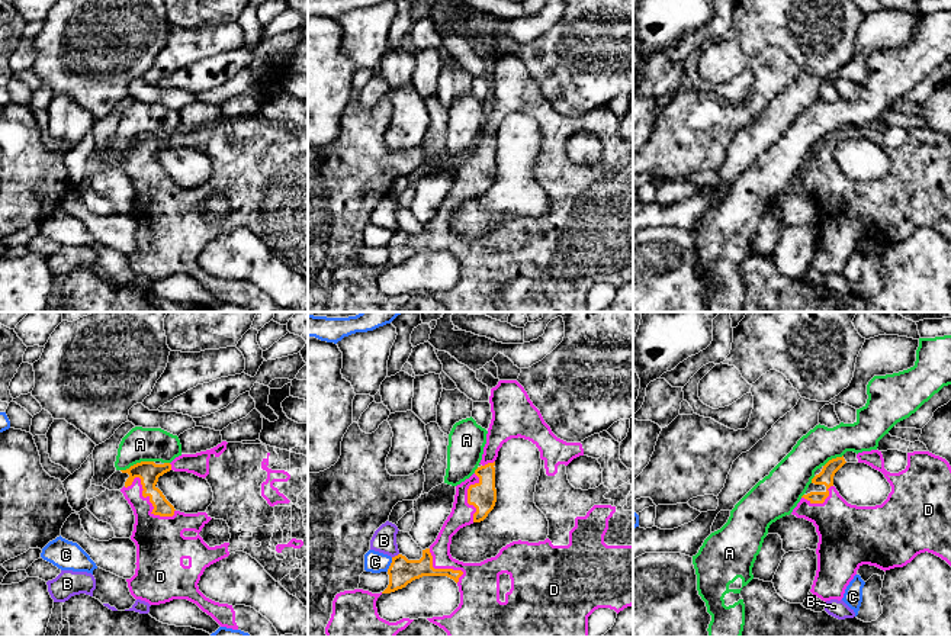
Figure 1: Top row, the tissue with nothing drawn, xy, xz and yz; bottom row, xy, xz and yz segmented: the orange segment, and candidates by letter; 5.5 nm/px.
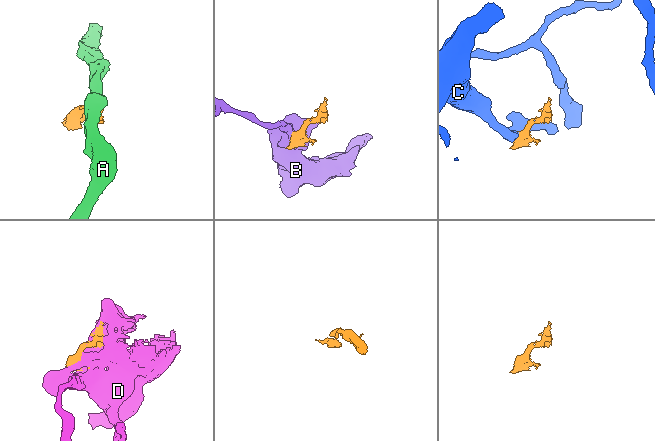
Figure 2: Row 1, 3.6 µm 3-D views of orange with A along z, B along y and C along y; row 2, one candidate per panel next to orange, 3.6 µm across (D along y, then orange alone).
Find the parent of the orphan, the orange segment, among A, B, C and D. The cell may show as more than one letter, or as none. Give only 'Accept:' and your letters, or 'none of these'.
Accept: D

